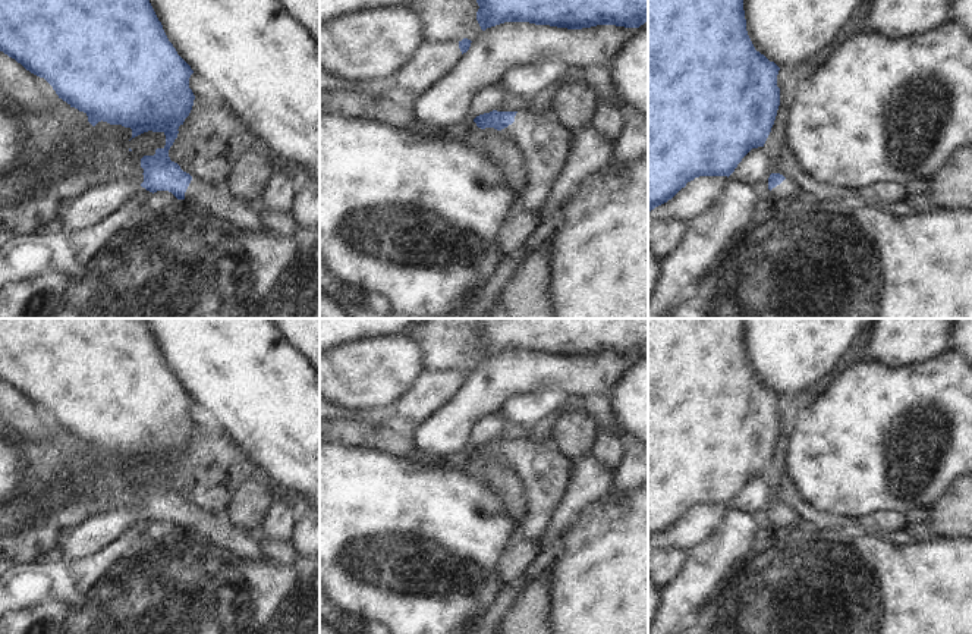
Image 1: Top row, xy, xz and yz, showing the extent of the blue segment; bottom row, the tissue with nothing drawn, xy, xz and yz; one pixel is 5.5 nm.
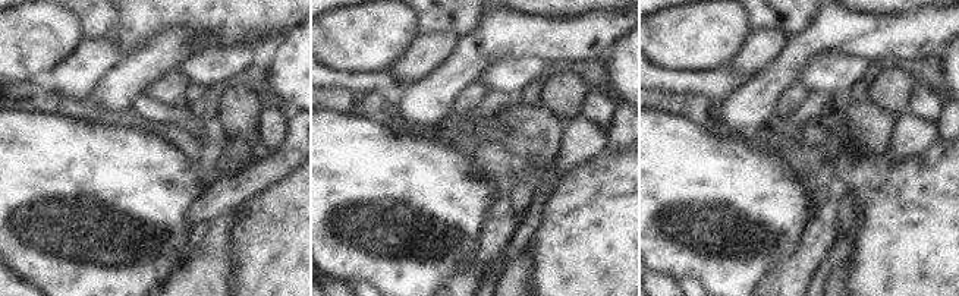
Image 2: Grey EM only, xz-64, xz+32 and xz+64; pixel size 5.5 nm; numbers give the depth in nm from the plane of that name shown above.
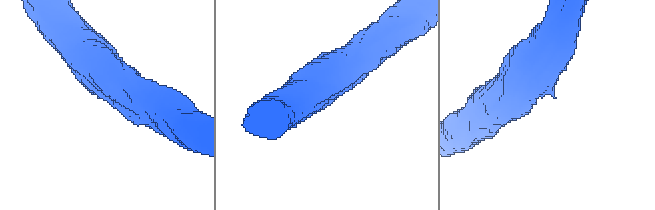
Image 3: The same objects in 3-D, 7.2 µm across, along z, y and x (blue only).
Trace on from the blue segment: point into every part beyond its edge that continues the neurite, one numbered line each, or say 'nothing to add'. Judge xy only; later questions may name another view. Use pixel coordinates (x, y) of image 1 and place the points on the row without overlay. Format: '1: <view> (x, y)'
1: xy (195, 514).

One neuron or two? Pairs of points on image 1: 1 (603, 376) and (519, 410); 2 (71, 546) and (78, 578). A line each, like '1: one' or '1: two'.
1: two
2: two

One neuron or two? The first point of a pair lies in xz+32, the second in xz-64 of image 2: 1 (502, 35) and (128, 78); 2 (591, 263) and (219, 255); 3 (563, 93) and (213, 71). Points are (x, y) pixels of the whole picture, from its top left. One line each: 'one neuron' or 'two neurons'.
1: one neuron
2: two neurons
3: two neurons

